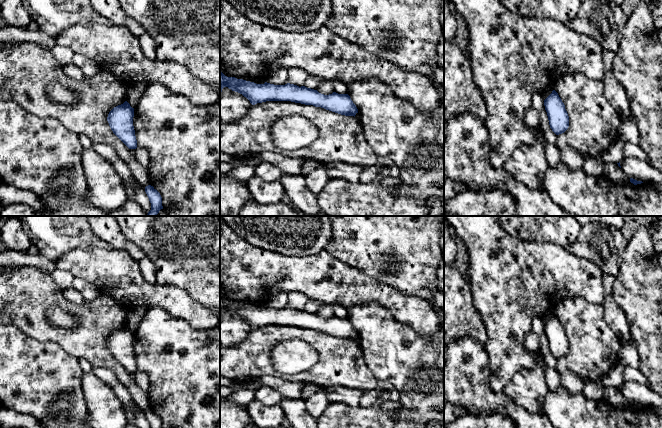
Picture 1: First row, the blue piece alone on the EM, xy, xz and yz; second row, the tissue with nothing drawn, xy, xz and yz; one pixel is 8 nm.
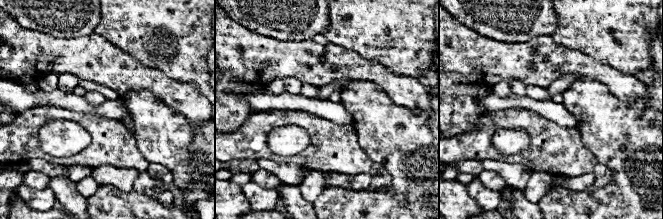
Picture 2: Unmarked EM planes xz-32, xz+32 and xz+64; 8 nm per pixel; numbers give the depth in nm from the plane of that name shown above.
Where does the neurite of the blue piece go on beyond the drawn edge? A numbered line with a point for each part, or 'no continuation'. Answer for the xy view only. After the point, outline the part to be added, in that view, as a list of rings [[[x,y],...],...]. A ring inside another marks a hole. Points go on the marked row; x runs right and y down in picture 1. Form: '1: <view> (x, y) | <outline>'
no continuation

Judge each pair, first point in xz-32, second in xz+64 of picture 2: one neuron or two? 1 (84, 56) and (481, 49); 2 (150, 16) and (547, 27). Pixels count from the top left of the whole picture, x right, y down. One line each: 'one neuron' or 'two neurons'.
1: one neuron
2: two neurons

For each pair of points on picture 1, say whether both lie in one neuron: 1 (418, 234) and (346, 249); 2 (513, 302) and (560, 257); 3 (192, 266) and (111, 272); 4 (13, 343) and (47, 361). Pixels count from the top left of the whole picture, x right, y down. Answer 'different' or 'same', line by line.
1: same
2: same
3: different
4: same

